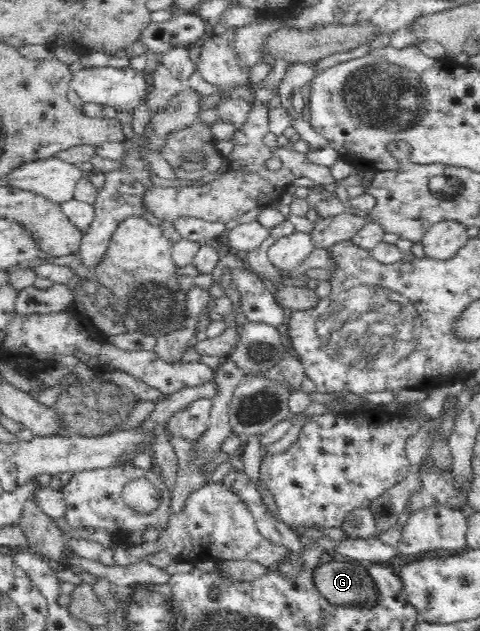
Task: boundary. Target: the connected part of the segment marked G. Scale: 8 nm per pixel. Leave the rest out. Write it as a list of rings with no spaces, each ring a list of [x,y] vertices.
[[[356,561],[323,563],[313,573],[317,590],[336,606],[377,606],[380,590],[366,564]]]

